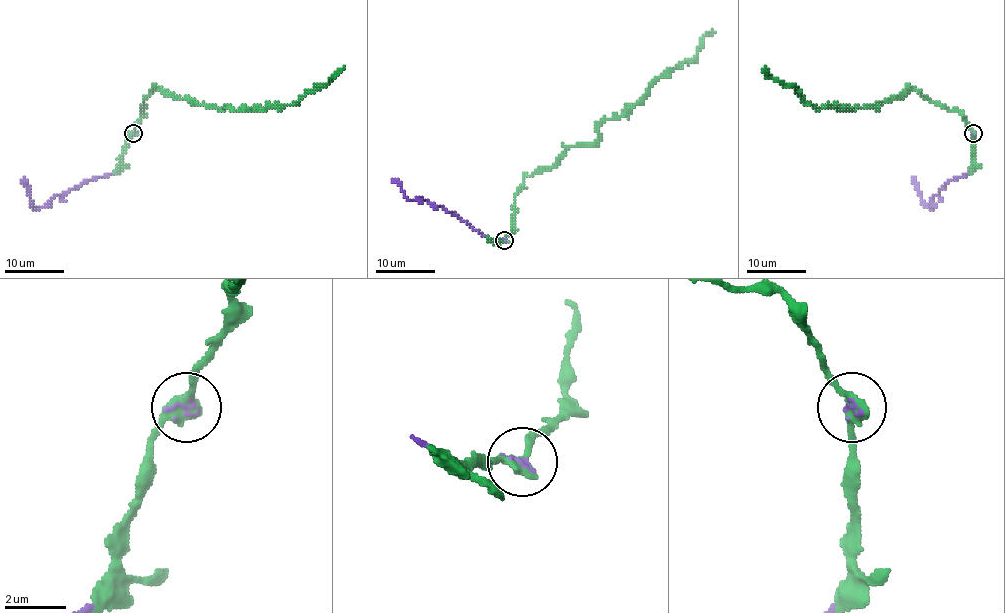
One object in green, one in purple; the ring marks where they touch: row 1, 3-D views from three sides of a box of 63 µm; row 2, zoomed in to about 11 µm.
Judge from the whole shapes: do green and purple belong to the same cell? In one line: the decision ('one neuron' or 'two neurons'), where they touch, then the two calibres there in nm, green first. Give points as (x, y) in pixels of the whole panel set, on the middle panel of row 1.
one neuron; at (504, 240); 380 nm thick on the green side, 110 nm on the other

